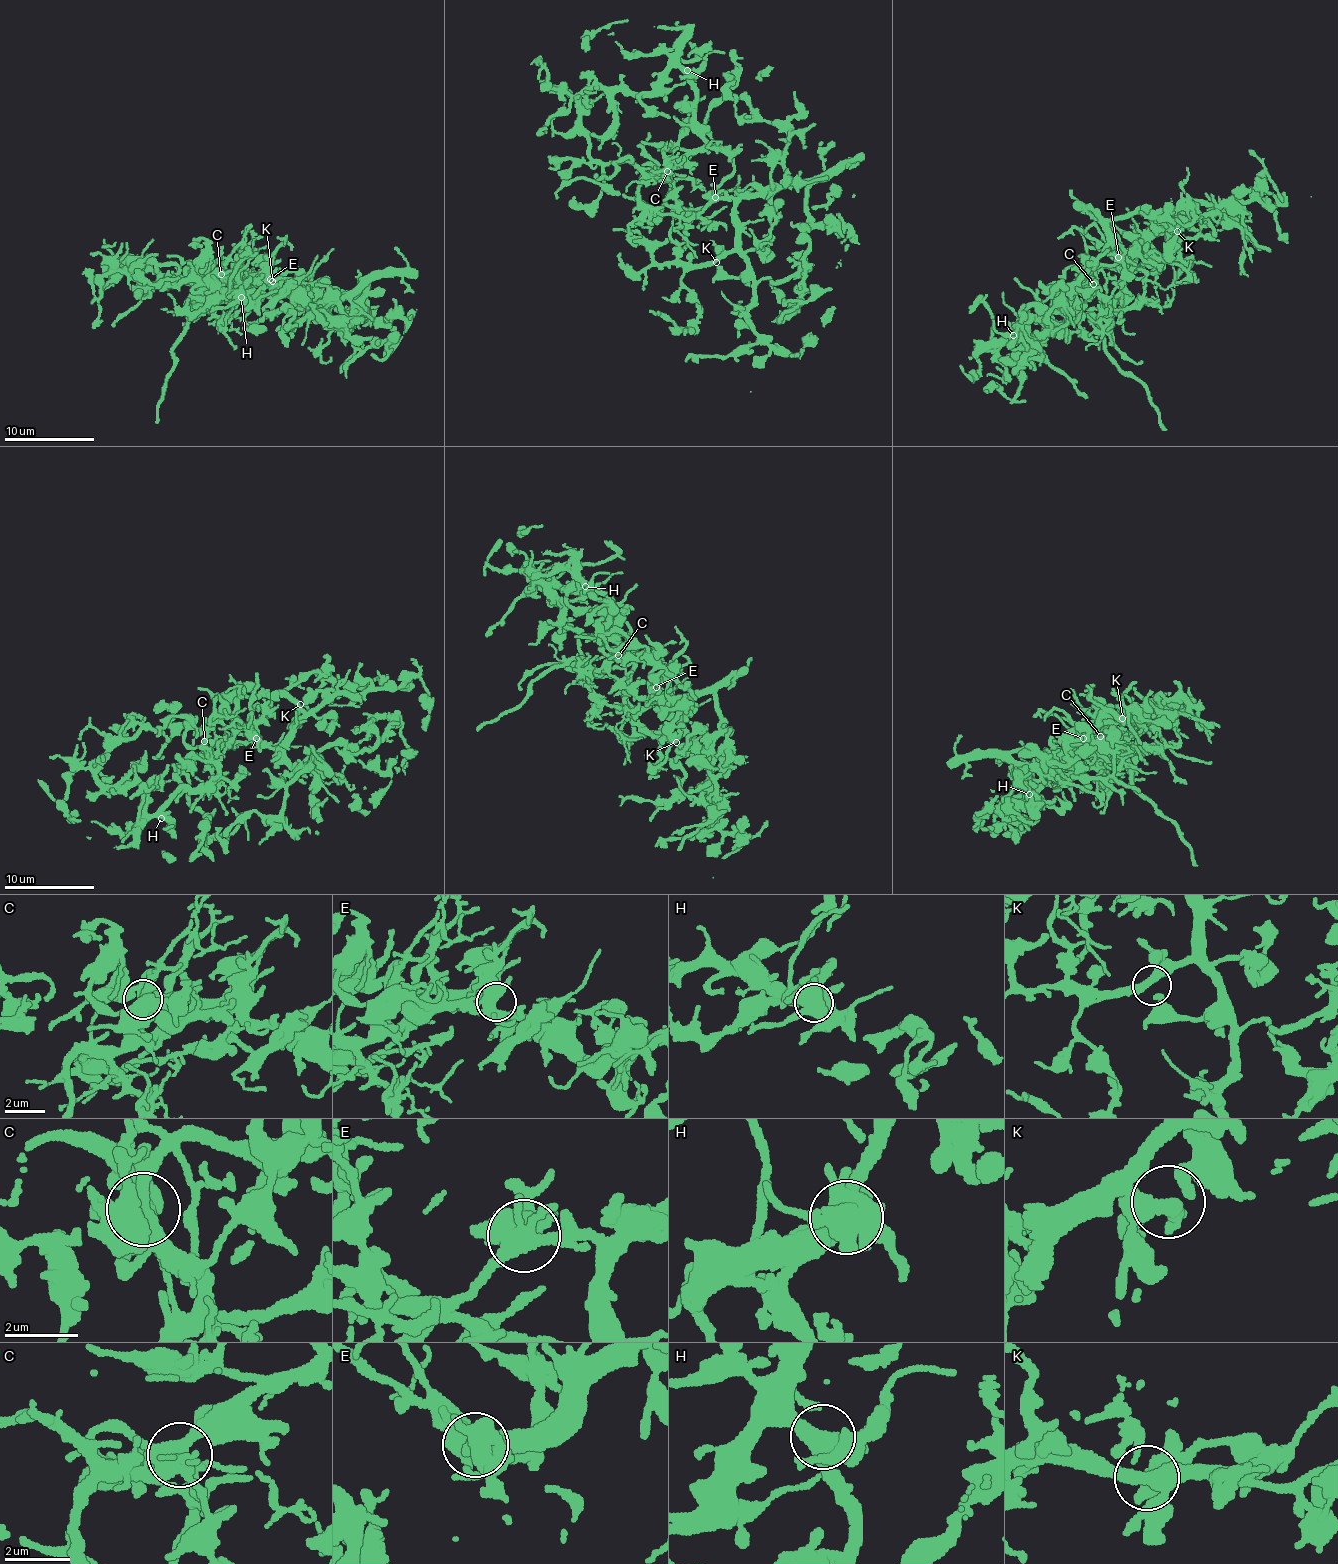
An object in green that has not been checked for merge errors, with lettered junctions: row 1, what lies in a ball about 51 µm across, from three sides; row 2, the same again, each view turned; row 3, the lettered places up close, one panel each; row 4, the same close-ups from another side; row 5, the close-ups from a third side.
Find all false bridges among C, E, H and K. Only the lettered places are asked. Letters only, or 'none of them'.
C

